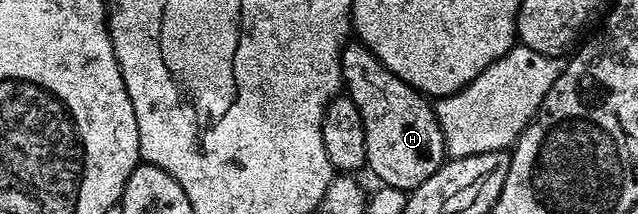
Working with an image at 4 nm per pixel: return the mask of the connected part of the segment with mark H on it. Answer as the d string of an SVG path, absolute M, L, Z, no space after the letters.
M359 42L350 44L339 53L340 78L348 99L360 108L362 126L366 134L367 171L372 171L380 179L381 185L401 190L417 188L422 182L426 182L426 178L436 176L445 163L443 160L446 160L444 135L436 121L433 105L415 88L398 79L369 48Z

